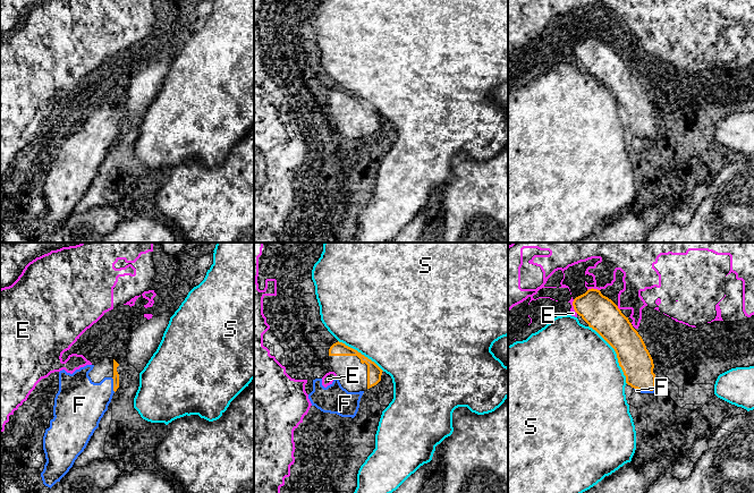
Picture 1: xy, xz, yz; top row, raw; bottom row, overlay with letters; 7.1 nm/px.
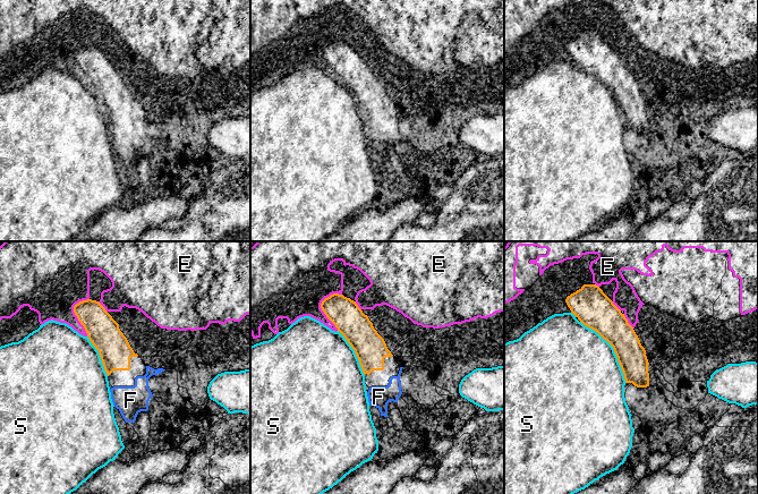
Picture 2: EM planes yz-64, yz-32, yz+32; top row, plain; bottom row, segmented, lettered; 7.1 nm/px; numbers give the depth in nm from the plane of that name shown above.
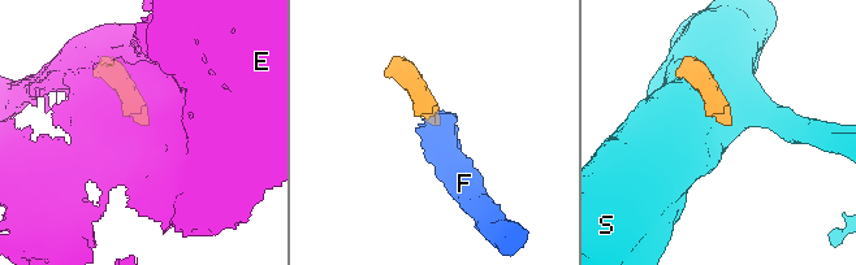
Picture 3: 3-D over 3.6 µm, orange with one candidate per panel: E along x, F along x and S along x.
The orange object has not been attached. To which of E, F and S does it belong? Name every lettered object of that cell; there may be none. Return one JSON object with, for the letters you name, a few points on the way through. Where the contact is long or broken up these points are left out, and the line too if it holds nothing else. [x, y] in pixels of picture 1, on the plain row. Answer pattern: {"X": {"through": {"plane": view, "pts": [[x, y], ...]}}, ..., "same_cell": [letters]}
{"same_cell": ["F"]}

